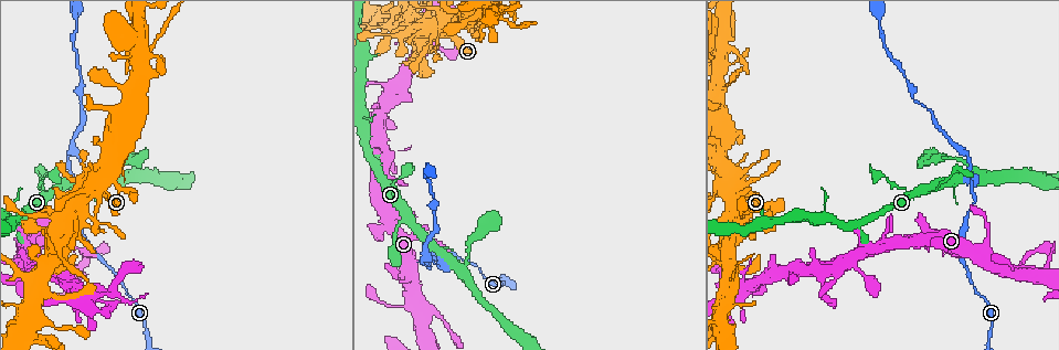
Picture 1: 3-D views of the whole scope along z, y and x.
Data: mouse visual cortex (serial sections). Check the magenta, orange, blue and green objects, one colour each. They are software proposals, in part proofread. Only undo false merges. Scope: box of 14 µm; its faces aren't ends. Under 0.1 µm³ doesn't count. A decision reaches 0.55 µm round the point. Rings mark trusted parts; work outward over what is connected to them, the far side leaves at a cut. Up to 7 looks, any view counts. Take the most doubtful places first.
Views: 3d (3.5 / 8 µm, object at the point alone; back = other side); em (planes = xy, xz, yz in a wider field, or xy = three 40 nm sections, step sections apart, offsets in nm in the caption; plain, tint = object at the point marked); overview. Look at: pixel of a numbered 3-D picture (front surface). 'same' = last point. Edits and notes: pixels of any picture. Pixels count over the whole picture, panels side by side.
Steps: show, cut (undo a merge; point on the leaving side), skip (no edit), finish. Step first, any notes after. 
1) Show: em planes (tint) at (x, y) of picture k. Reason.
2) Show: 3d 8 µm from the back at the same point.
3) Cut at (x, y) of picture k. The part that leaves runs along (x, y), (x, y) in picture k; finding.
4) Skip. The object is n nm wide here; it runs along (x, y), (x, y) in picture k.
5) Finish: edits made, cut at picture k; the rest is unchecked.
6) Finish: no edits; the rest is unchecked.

Show: 3d 3.5 µm at (425, 256) of picture 1. Sharp bend.

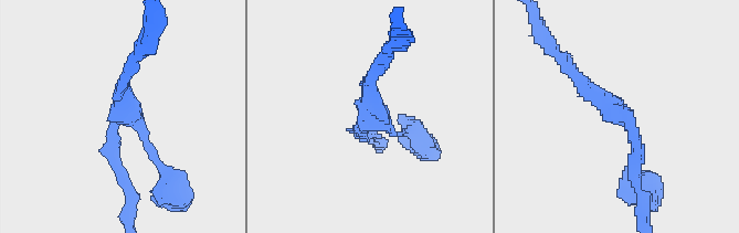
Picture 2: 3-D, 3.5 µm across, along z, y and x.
Show: em planes (tint) at (370, 120) of picture 2. Now the EM.

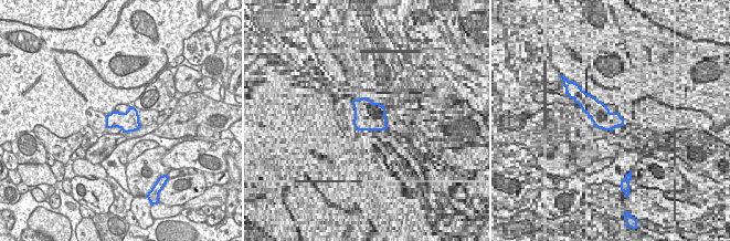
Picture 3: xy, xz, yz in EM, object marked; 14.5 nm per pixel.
Skip. It runs along (637, 173), (632, 123), (567, 64) in picture 2; continuous, no second cell.

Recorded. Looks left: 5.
Show: 3d 3.5 µm at (444, 19) of picture 1. Branch point.

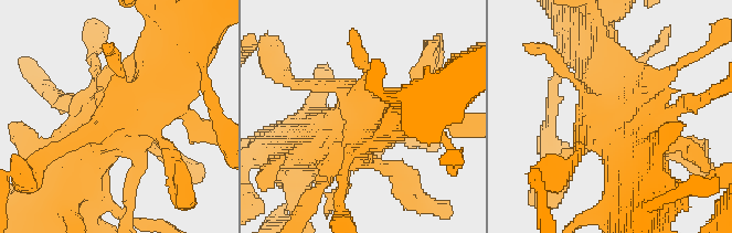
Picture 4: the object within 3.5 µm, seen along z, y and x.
Show: em xy step 2 (plain) at (358, 112) of picture 4.

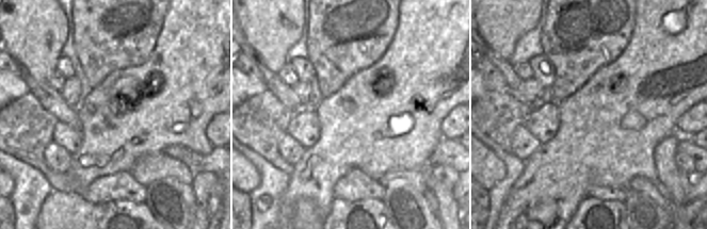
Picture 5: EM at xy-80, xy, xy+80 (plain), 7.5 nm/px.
Show: em xy step 2 (tint) at the same point.

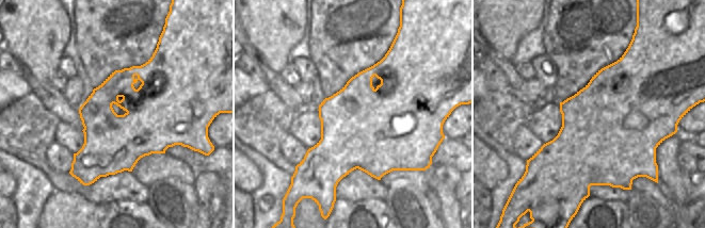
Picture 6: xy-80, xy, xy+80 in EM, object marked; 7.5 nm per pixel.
Skip. It runs along (676, 147), (619, 116), (605, 72) in picture 4; continuous, no second cell.

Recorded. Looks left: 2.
Show: 3d 3.5 µm from the back at (925, 191) of picture 1. Three-way junction.

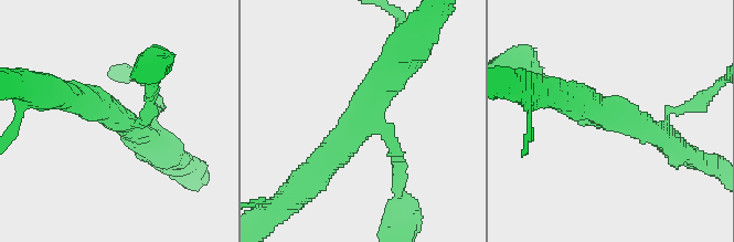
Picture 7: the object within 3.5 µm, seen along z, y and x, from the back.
Show: em xy step 3 (tint) at (611, 116) of picture 7. Now the EM.

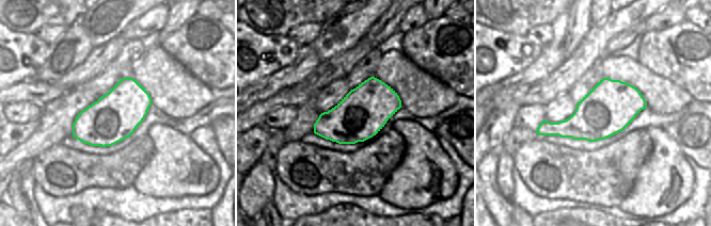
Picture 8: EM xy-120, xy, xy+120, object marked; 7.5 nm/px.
Skip. The object is 380 nm wide here; it runs along (400, 62), (318, 169) in picture 7; all the same cell.

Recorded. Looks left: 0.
Finish: no edits; the rest is unchecked.

